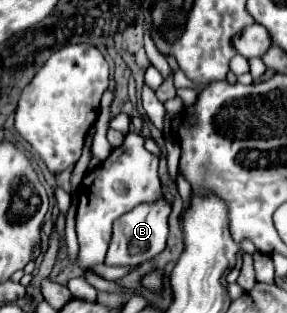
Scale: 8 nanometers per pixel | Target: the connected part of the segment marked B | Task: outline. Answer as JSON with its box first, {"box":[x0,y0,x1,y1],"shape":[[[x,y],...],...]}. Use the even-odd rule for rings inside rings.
{"box":[104,201,170,267],"shape":[[[158,201],[158,203],[144,203],[142,207],[136,207],[134,211],[118,217],[114,221],[112,241],[104,263],[112,267],[134,267],[156,257],[166,247],[168,215],[170,215],[170,203]]]}

